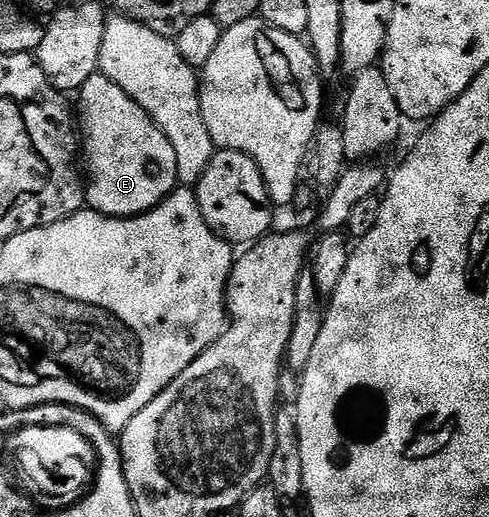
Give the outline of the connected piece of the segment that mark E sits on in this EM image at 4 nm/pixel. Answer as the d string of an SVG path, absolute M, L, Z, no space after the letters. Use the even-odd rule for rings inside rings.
M99 71L93 73L91 79L87 79L87 83L83 83L76 97L75 109L79 114L79 133L83 138L83 165L87 170L85 199L88 208L94 213L102 213L105 217L128 219L161 204L178 184L175 149L170 140L163 135L147 113L132 101L127 91L123 91L123 87L111 83L111 79L107 79Z

